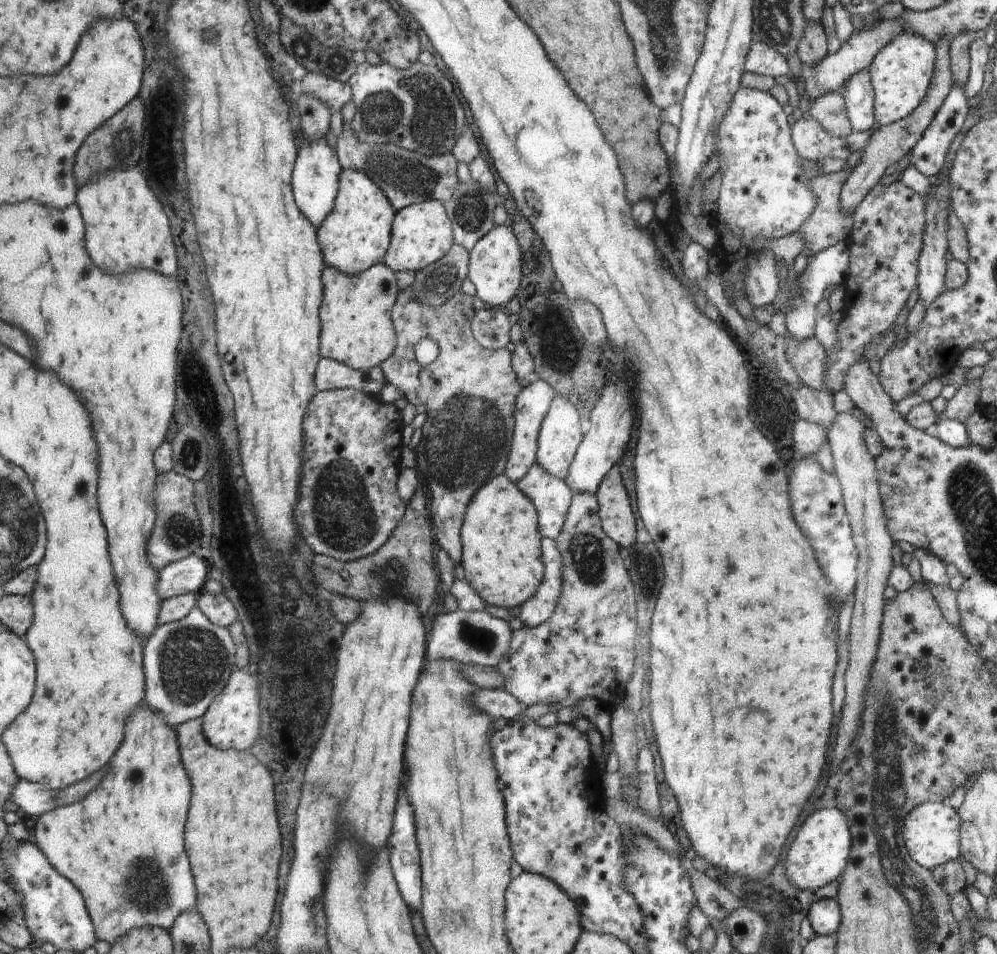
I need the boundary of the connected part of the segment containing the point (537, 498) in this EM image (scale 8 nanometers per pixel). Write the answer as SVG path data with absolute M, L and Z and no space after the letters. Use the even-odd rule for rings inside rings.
M538 464L528 470L526 476L517 483L517 488L537 508L541 537L556 541L572 506L572 489Z

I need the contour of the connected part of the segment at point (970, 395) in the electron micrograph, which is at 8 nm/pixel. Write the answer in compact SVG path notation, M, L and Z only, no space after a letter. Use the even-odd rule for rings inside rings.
M972 380L970 384L964 384L955 393L955 396L946 401L944 412L937 415L937 420L959 420L965 423L974 412L980 409L979 404L979 380Z

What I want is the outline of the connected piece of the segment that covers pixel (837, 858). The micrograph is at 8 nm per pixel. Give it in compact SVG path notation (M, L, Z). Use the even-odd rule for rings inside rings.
M834 807L814 811L804 820L796 838L788 848L785 863L786 878L790 880L792 886L800 890L813 891L816 888L820 890L832 880L836 881L842 870L848 866L852 842L850 824L840 809Z

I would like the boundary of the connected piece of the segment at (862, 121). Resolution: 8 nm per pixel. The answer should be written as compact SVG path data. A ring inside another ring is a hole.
M865 69L854 74L843 88L846 113L850 127L856 132L868 132L876 120L876 90Z

